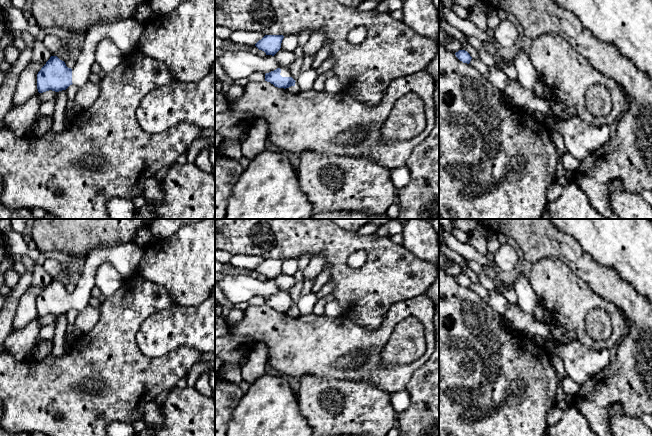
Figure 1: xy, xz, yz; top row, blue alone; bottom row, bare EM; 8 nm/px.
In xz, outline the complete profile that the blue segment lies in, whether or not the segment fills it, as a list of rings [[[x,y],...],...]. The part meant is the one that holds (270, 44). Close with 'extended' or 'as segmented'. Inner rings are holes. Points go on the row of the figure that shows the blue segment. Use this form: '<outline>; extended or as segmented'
[[[265,35],[255,46],[266,53],[274,56],[281,48],[283,35]]]; as segmented

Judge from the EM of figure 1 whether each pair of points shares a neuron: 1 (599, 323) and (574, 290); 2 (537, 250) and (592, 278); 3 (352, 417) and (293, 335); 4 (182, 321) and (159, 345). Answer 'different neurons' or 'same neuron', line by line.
1: different neurons
2: same neuron
3: different neurons
4: same neuron

